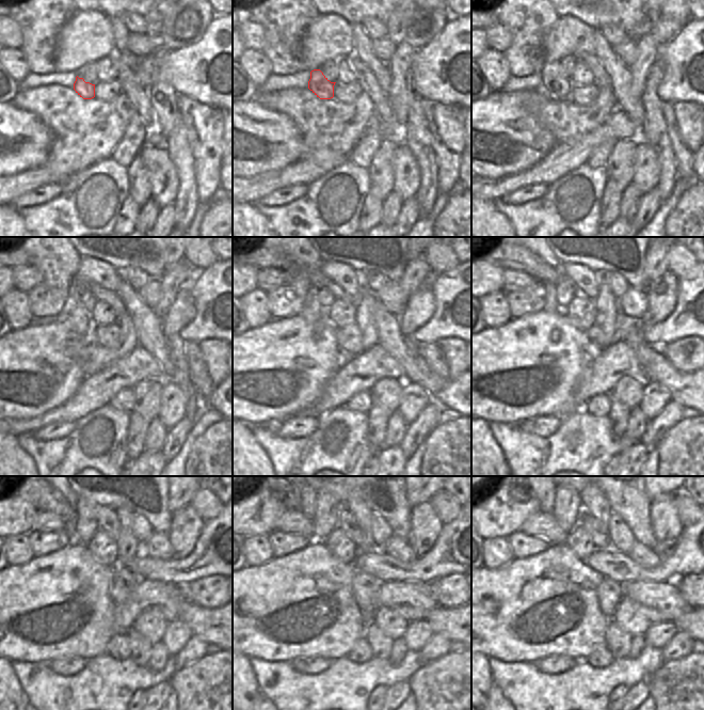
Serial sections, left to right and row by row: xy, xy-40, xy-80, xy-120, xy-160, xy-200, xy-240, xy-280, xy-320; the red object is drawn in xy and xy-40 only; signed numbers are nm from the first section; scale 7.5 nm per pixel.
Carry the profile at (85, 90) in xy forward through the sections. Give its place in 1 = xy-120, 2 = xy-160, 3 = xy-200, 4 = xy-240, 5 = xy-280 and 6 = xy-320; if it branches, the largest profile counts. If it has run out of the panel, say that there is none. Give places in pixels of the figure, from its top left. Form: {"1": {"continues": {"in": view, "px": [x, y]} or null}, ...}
{"1": {"continues": {"in": "xy-120", "px": [74, 314]}}, "2": {"continues": {"in": "xy-160", "px": [312, 310]}}, "3": {"continues": {"in": "xy-200", "px": [552, 305]}}, "4": {"continues": {"in": "xy-240", "px": [69, 521]}}, "5": {"continues": {"in": "xy-280", "px": [307, 498]}}, "6": {"continues": {"in": "xy-320", "px": [545, 498]}}}

